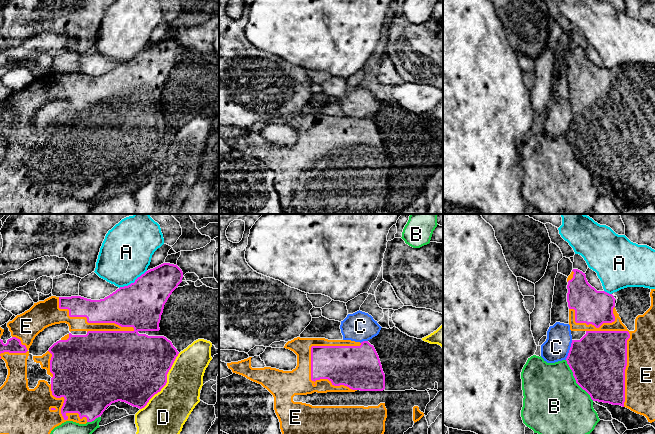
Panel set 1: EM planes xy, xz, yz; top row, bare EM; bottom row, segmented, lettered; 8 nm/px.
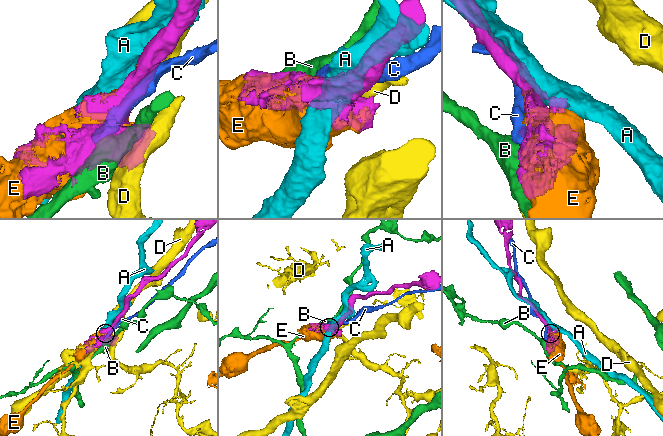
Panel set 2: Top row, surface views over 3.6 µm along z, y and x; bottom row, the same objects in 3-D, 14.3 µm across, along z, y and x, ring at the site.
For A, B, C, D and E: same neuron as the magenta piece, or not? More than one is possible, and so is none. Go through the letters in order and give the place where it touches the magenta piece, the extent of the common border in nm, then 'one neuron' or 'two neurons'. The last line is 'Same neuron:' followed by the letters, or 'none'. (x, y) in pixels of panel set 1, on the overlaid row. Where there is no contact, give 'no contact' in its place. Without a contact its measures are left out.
A: xy (132, 283) | 260 nm | two neurons
B: yz (575, 379) | 400 nm | two neurons
C: yz (569, 350) | 170 nm | two neurons
D: xy (166, 382) | 550 nm | two neurons
E: xy (89, 322) | 650 nm | one neuron
Same neuron: E

